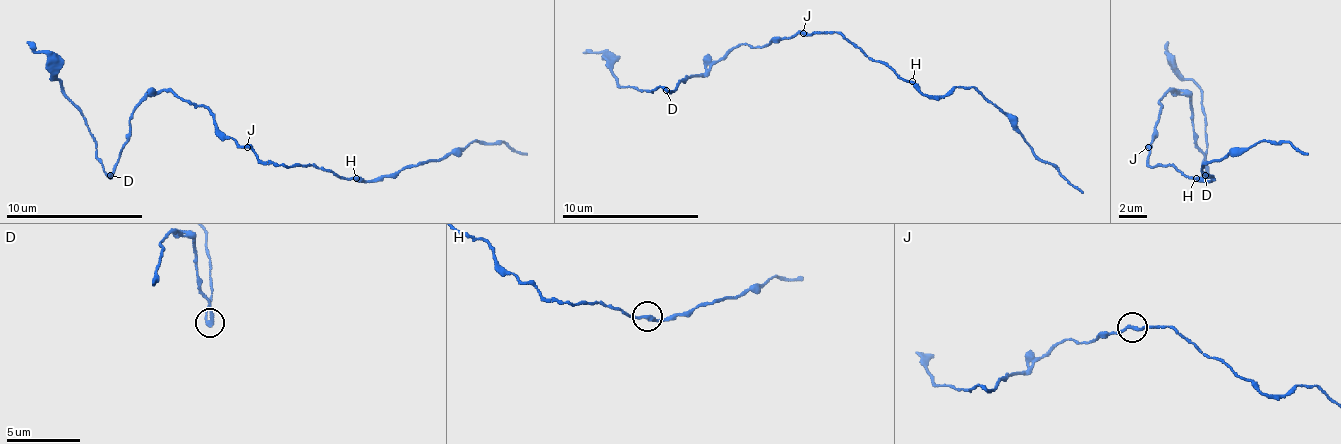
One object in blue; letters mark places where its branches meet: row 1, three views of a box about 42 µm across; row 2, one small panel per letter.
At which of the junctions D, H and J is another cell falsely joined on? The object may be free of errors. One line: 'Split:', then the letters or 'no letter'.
Split: D

